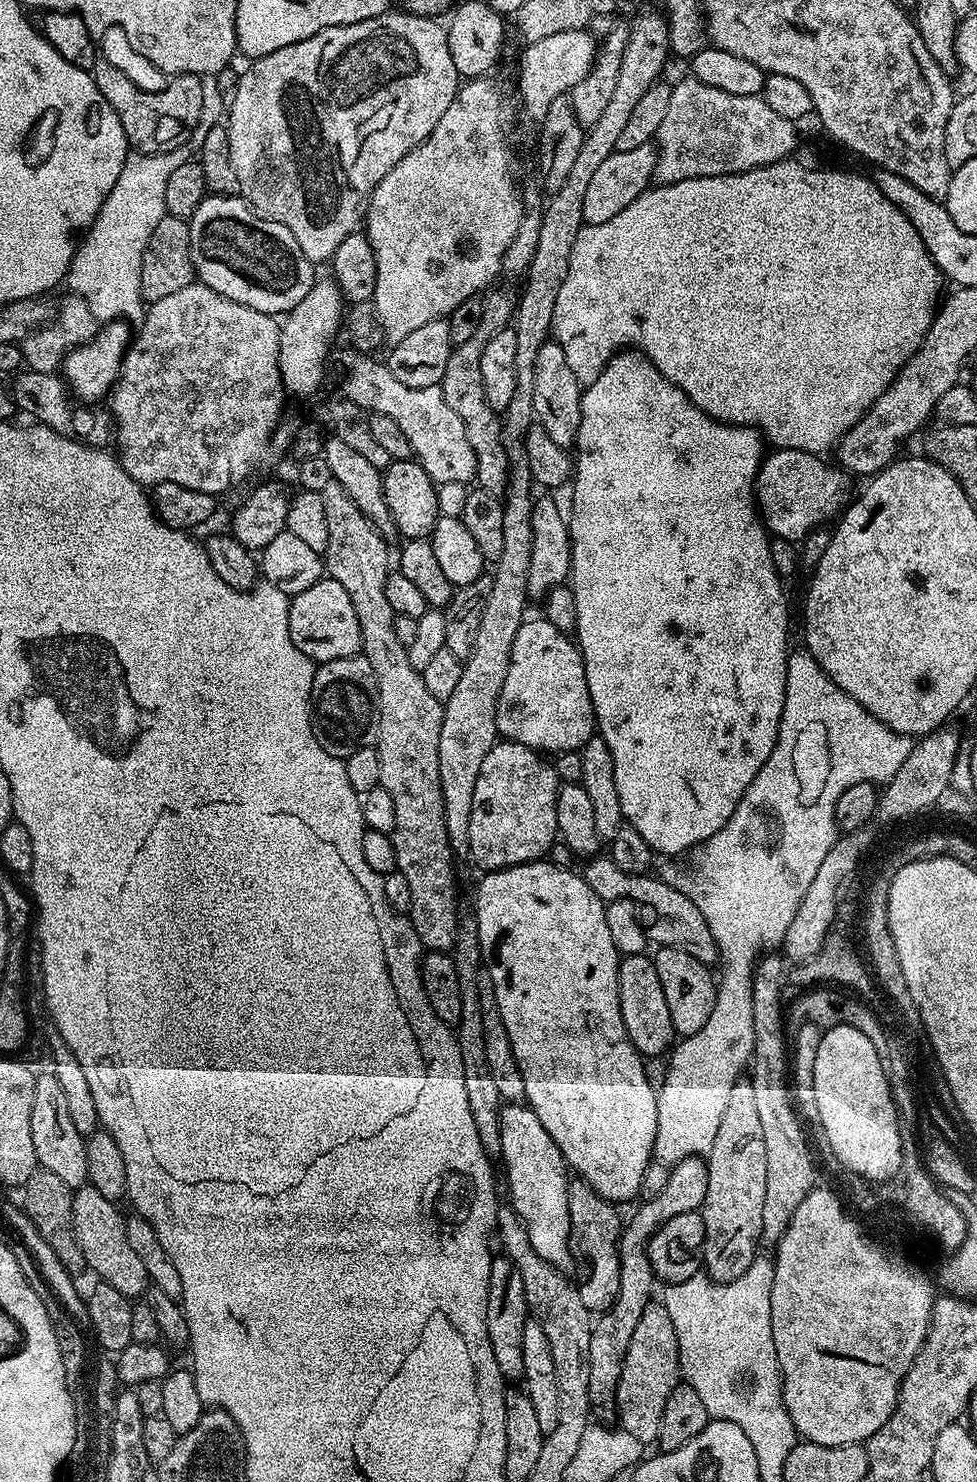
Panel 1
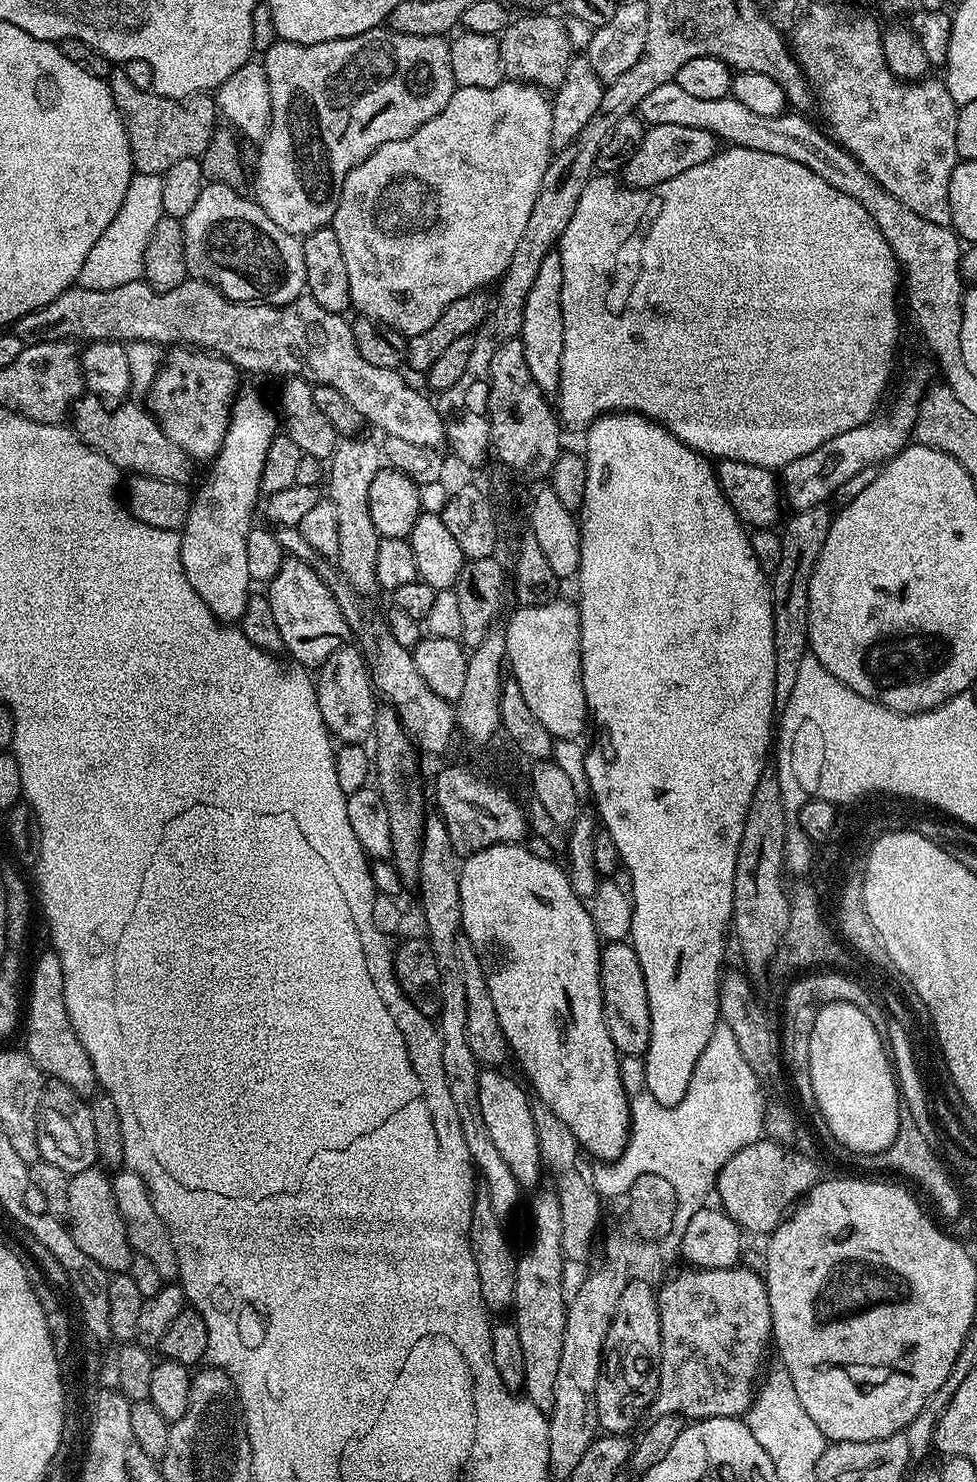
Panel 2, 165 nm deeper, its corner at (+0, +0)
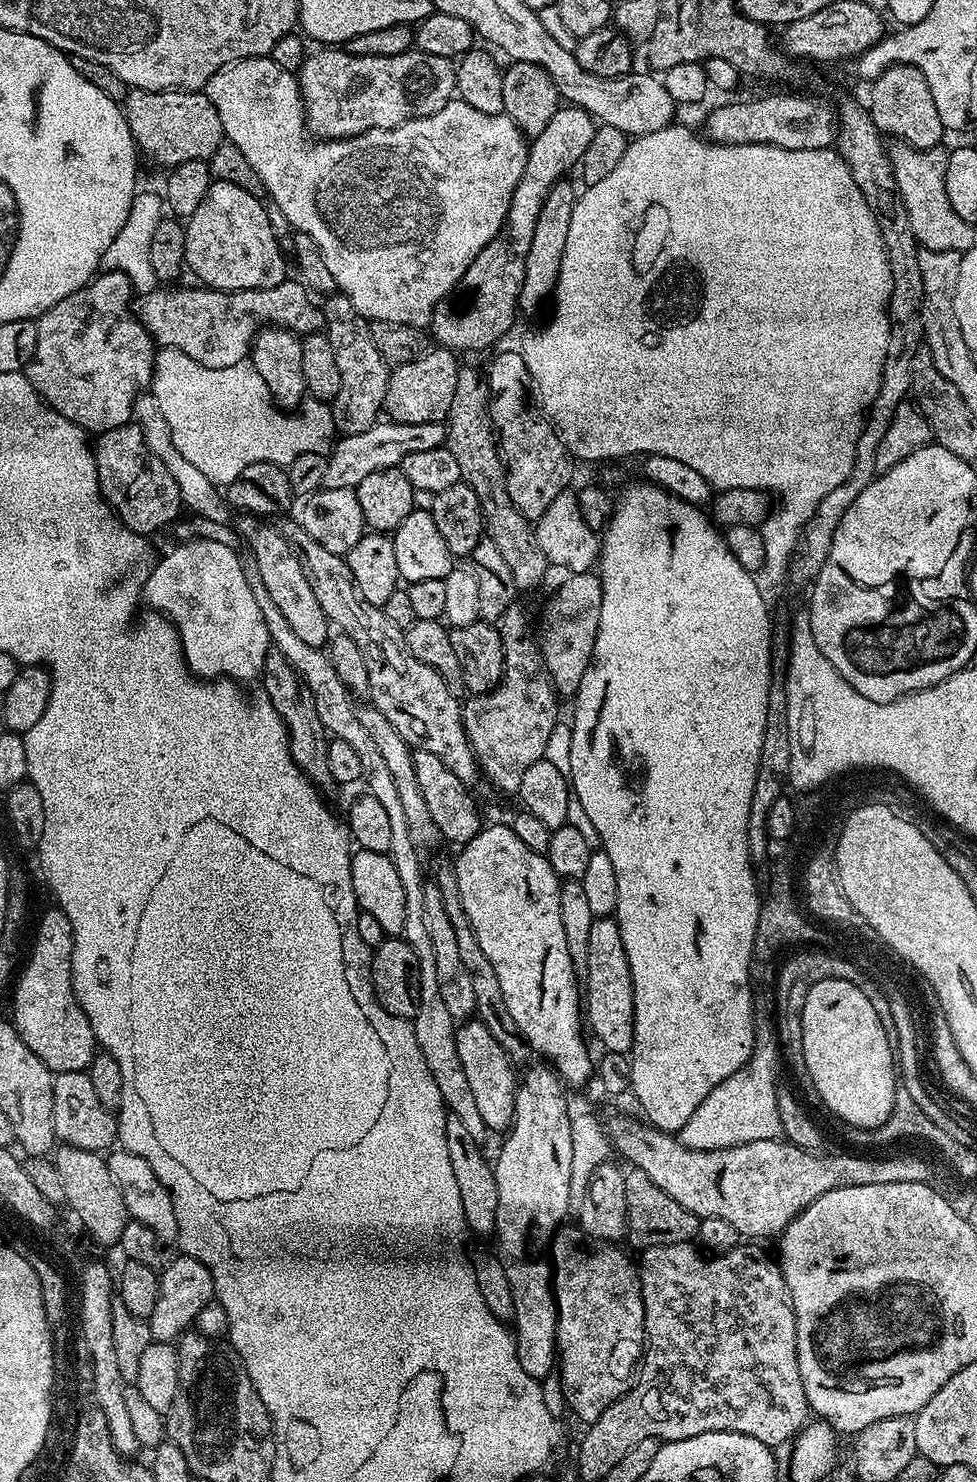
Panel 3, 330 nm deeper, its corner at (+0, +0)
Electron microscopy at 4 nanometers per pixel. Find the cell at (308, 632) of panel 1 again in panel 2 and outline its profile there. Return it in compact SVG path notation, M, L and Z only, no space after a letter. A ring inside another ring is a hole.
M286 558L278 574L266 584L266 595L274 613L274 623L278 625L278 634L282 634L284 652L292 655L296 659L293 661L300 666L324 664L334 650L345 647L350 640L348 623L327 579L319 576L312 567L307 560Z

